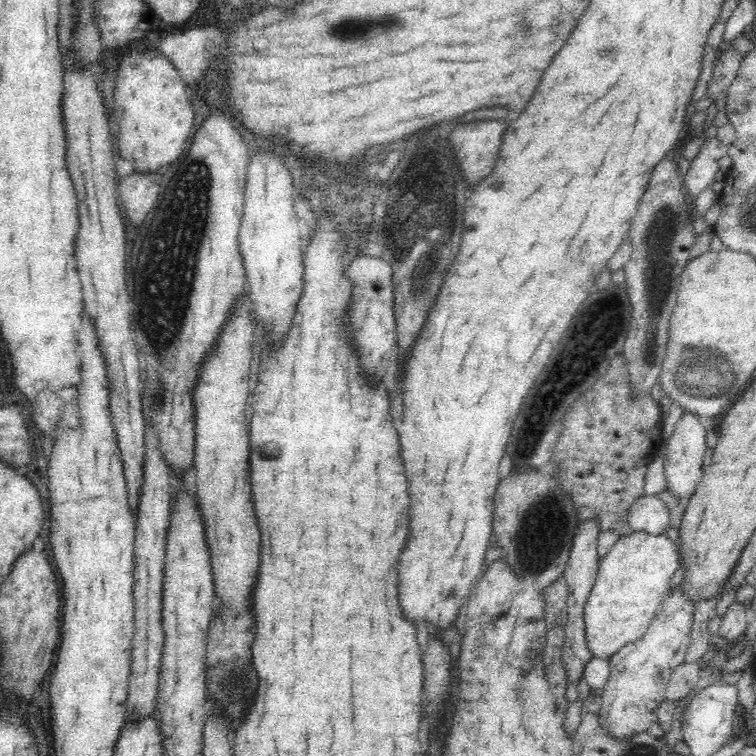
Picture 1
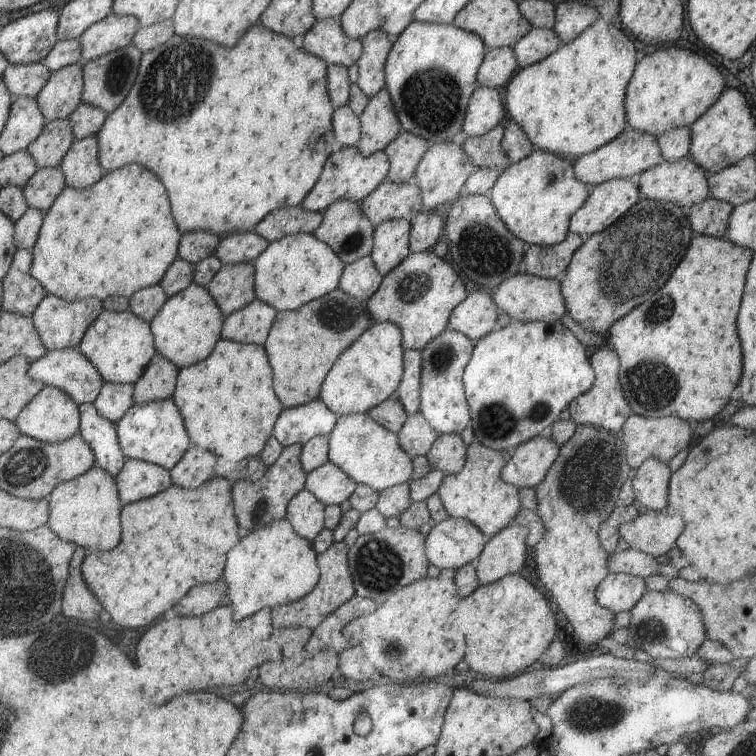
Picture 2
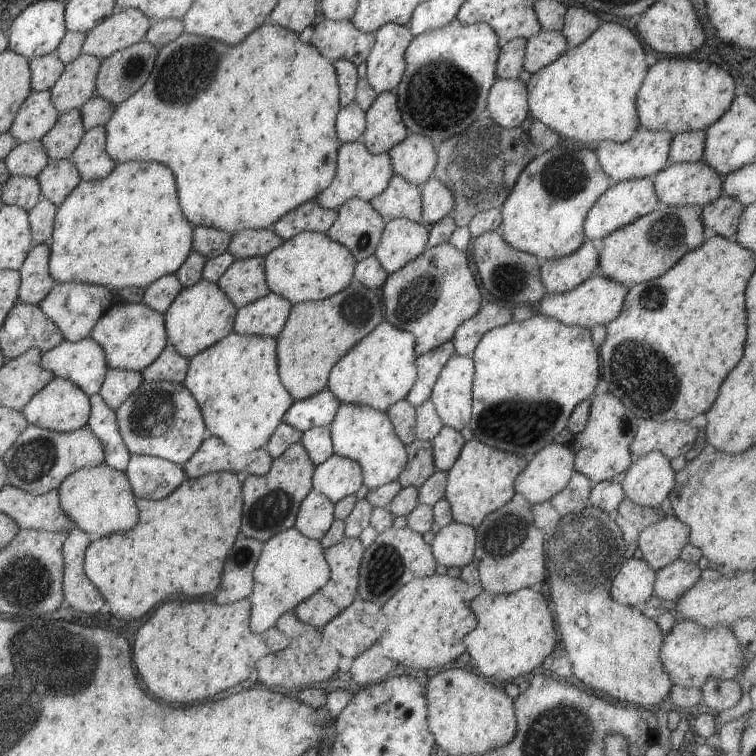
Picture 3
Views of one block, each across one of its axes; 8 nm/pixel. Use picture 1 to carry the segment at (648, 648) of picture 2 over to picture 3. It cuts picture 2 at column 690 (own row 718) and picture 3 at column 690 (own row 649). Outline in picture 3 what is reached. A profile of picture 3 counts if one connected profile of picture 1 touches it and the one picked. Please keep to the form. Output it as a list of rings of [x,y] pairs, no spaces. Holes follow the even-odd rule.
[[[676,620],[673,622],[669,632],[663,633],[663,644],[659,648],[659,662],[669,675],[672,684],[685,688],[701,688],[707,680],[719,678],[721,680],[732,680],[737,677],[739,670],[745,664],[746,648],[737,640],[730,628],[725,626],[713,626],[713,628],[701,628],[693,620]]]

